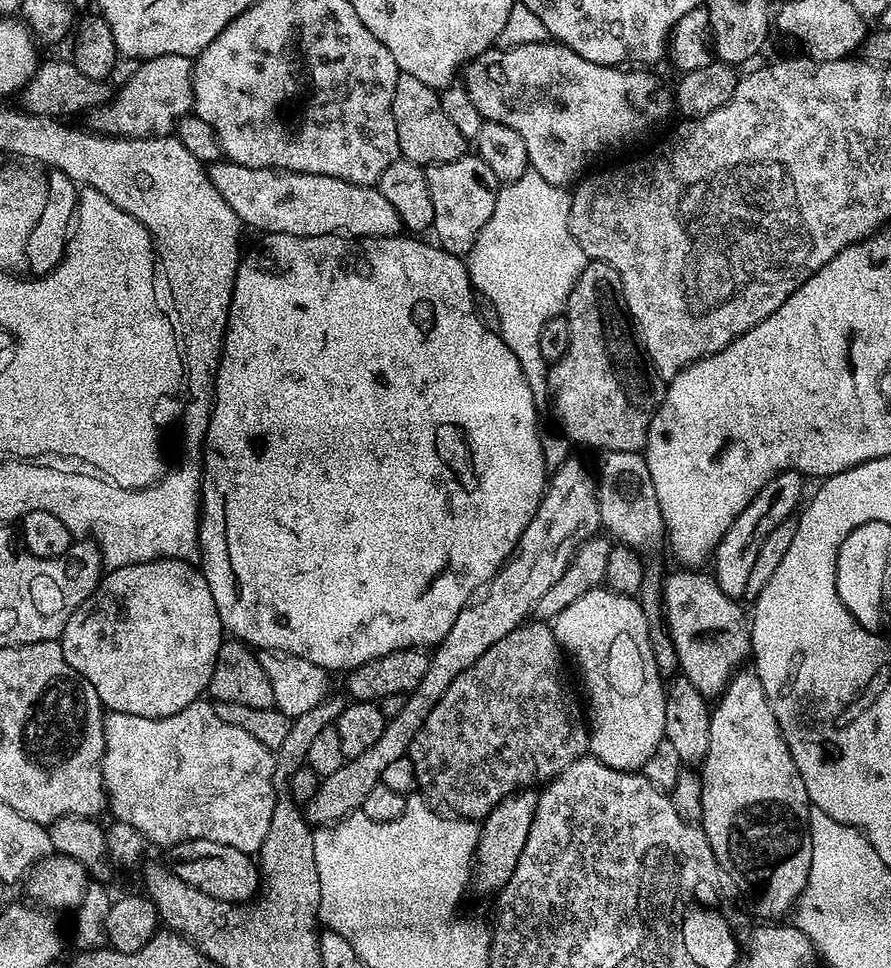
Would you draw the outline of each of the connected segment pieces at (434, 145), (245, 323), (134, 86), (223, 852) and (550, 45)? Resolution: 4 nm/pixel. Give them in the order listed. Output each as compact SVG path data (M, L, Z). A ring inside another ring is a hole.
M400 73L398 86L394 88L394 126L398 126L398 146L400 155L405 160L421 166L445 164L458 160L466 152L466 141L458 132L458 126L446 118L446 110L442 110L440 92L426 86L414 78L414 74Z
M270 232L270 233L267 233L267 234L264 234L264 235L261 235L261 236L260 236L260 237L259 237L259 239L260 239L260 245L258 245L258 246L257 246L257 248L252 248L252 249L250 249L250 250L249 250L249 252L248 252L248 249L247 249L247 251L245 251L245 252L244 252L244 253L243 253L243 255L241 255L241 257L240 257L240 265L239 265L239 266L238 266L238 270L237 270L237 271L236 271L236 277L235 277L235 278L234 278L234 294L233 294L233 295L232 295L232 301L231 301L231 302L230 302L230 306L229 306L229 307L228 307L228 325L227 325L227 326L226 326L226 334L225 334L225 335L224 335L224 345L223 345L223 346L222 346L222 354L221 354L221 355L220 355L220 365L219 365L219 366L218 366L218 370L217 370L217 371L216 371L216 394L215 394L215 397L214 397L214 399L213 399L213 401L212 401L212 417L211 417L211 418L210 418L210 426L209 426L209 427L208 427L208 429L207 429L207 430L206 430L206 434L205 434L205 435L204 435L204 442L203 442L203 445L202 445L202 479L201 479L201 480L200 480L200 491L199 491L199 494L200 494L200 558L199 558L199 561L198 561L198 564L199 564L199 567L200 567L200 568L201 568L201 569L202 569L202 571L203 571L203 573L204 573L204 577L205 577L205 578L206 578L206 582L207 582L207 583L208 583L208 585L209 585L209 586L210 586L210 594L214 594L214 606L218 606L218 618L219 618L219 619L220 619L220 621L222 621L222 622L223 622L223 623L224 623L224 631L225 631L225 633L228 633L228 634L231 634L231 635L232 635L232 636L233 636L233 637L235 637L235 639L237 639L237 640L239 640L239 641L241 641L241 642L243 642L243 643L245 643L245 644L247 644L247 645L249 645L249 646L251 646L251 647L252 647L252 648L253 648L253 649L256 649L256 650L267 650L267 651L269 651L269 652L287 652L287 653L288 653L288 655L289 655L289 656L301 656L301 657L302 657L302 658L306 658L306 659L307 659L307 660L309 660L309 661L310 661L310 662L314 662L314 663L315 663L315 664L317 664L317 665L318 665L318 666L322 666L322 667L323 667L323 668L326 668L326 669L328 669L328 671L329 671L329 673L332 673L332 674L336 674L336 672L340 672L340 671L342 671L342 672L341 672L341 673L343 673L343 672L344 672L344 671L345 671L345 670L351 670L351 669L353 669L353 668L357 668L357 667L358 667L358 666L362 666L362 665L363 665L363 664L365 664L365 663L366 663L366 662L370 662L370 661L371 661L371 660L373 660L373 659L374 659L374 658L382 658L382 657L383 657L383 656L385 656L385 655L386 655L386 654L394 654L394 653L395 653L395 652L397 652L397 651L398 651L398 650L402 650L402 649L403 649L403 648L418 648L418 649L421 649L421 650L428 650L428 649L431 649L431 648L432 648L432 647L433 647L433 646L435 646L435 645L437 645L437 644L440 644L440 643L442 643L442 642L443 642L443 640L444 640L444 639L445 639L445 638L446 638L446 634L450 634L450 628L451 628L451 627L452 627L452 626L454 626L454 620L455 620L455 619L456 619L456 618L458 618L458 614L459 614L459 613L460 613L460 611L462 611L462 609L463 609L463 608L464 608L464 607L465 607L465 606L466 606L466 605L468 605L468 601L469 601L469 600L471 600L471 599L473 599L473 596L474 596L474 594L476 594L476 593L479 593L479 591L480 591L480 589L481 589L481 588L483 588L483 587L484 587L484 585L485 585L485 584L487 584L487 583L488 583L488 581L489 581L489 580L491 580L491 579L492 579L492 577L493 577L493 576L495 576L495 574L496 574L496 571L498 571L498 569L499 569L499 568L500 568L500 567L501 567L501 566L503 566L503 564L505 564L505 563L506 563L506 562L507 562L507 560L508 560L508 557L509 557L509 556L511 556L511 555L512 555L512 553L513 553L513 552L515 552L515 551L516 551L516 543L518 543L518 542L519 542L519 540L520 540L520 539L521 539L521 538L522 538L522 534L523 534L523 533L524 533L524 531L525 531L525 530L526 530L526 526L527 526L527 525L528 525L528 523L529 523L529 522L530 522L530 518L534 518L534 514L535 514L535 513L536 513L536 511L537 511L537 510L538 510L538 506L539 506L539 505L540 505L540 499L541 499L541 498L543 498L543 496L544 496L544 489L545 489L545 487L546 487L546 472L545 472L545 476L544 476L544 444L543 444L543 442L542 442L542 441L540 441L540 416L539 416L539 414L538 414L538 413L536 413L536 411L538 411L538 405L537 405L537 402L536 402L536 399L535 399L535 398L534 398L534 394L533 394L533 393L532 393L532 391L531 391L531 390L530 390L530 386L529 386L529 385L528 385L528 383L527 383L527 382L526 382L526 378L525 378L525 377L524 377L524 375L523 375L523 374L522 374L522 366L518 366L518 358L514 358L514 350L510 350L510 346L506 346L506 342L505 342L505 341L504 341L504 340L503 340L503 338L502 338L502 337L501 337L501 336L500 336L500 333L499 333L499 332L491 332L491 331L490 331L490 330L489 330L489 329L488 329L488 328L487 328L487 327L486 327L486 326L485 326L485 324L484 324L484 323L483 323L483 322L482 322L482 321L481 321L481 320L480 320L480 316L479 316L479 314L477 314L477 313L476 313L476 312L475 312L475 310L474 310L474 289L473 289L473 287L472 287L472 279L471 279L471 278L470 278L470 277L468 277L468 265L467 265L467 263L465 263L465 261L464 261L464 260L463 260L463 259L461 259L461 257L459 257L459 256L456 256L456 255L455 255L455 254L453 254L453 252L448 252L448 251L447 251L447 250L445 250L445 248L441 248L441 247L439 247L439 246L437 246L437 245L436 245L436 244L435 244L435 243L432 243L432 244L433 244L433 245L432 245L432 244L423 244L423 242L422 242L422 241L420 241L420 240L423 240L423 239L420 239L420 238L413 238L413 237L412 237L412 236L411 236L411 235L408 235L408 234L401 234L401 235L398 235L398 236L358 236L358 237L354 237L354 236L341 236L341 235L339 235L339 234L337 234L337 235L335 235L335 236L291 236L291 235L290 235L290 234L286 234L286 233L285 233L285 232Z
M162 54L158 58L137 63L131 69L129 76L132 77L120 89L115 89L112 99L101 108L94 108L87 113L87 127L101 136L123 136L125 140L152 140L155 136L169 135L180 119L193 111L192 65L193 61L189 57L178 54Z
M187 840L171 845L167 852L166 863L170 871L178 874L186 886L194 886L194 890L202 890L202 894L210 894L210 898L239 904L251 901L261 891L262 877L257 861L247 852L234 850L234 846L222 846L222 842Z
M545 42L543 44L523 44L522 46L514 46L513 48L493 46L489 48L487 52L483 52L481 56L474 57L473 60L466 65L462 72L462 83L464 89L474 98L474 104L478 106L478 110L482 113L485 120L502 122L506 126L510 126L510 130L518 130L522 142L526 142L528 163L531 171L542 174L542 178L546 178L546 182L550 182L551 184L572 186L589 171L588 163L590 163L599 152L604 152L607 148L616 148L619 144L626 143L627 140L636 140L643 132L650 131L655 124L662 123L668 115L673 115L673 89L669 87L669 85L667 88L658 77L651 76L648 72L651 71L625 70L623 67L613 66L611 64L586 62L586 58L582 58L582 54L574 54L574 50L570 50L564 44L559 42Z

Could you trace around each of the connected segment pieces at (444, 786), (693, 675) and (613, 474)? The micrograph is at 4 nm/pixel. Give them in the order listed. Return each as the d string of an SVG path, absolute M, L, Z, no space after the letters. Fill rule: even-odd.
M525 622L510 634L506 634L506 638L494 642L494 646L490 646L490 650L486 650L486 654L482 654L482 658L478 658L478 662L474 662L469 668L462 670L462 674L458 674L458 678L454 678L454 682L450 682L446 694L442 694L442 698L438 698L438 706L434 706L434 710L430 710L430 718L426 718L422 733L424 756L413 755L412 761L416 771L416 786L419 795L423 796L428 805L438 814L447 814L458 820L483 821L485 816L492 813L494 806L501 804L507 796L513 796L518 791L536 786L532 784L537 784L537 786L547 784L555 776L562 774L562 770L570 767L575 760L582 759L588 752L590 728L586 723L586 712L585 709L584 712L580 709L580 704L576 701L571 686L568 685L568 676L564 673L563 662L560 661L560 656L562 657L560 643L557 642L556 636L547 623L532 623Z
M679 570L672 577L665 579L662 584L662 616L666 621L666 627L668 629L668 636L674 642L674 650L676 651L676 662L679 668L679 671L682 673L685 678L690 682L694 682L694 687L703 696L709 698L719 697L720 693L724 691L724 688L732 681L732 677L736 675L737 672L741 671L745 667L744 659L747 661L752 654L752 630L750 627L749 617L746 615L745 609L744 612L740 609L741 601L739 599L727 596L722 594L722 590L718 586L715 575L709 574L708 576L704 573L704 570Z
M604 452L601 457L596 497L600 499L600 522L607 535L641 554L663 549L666 544L664 519L643 455L640 452Z

